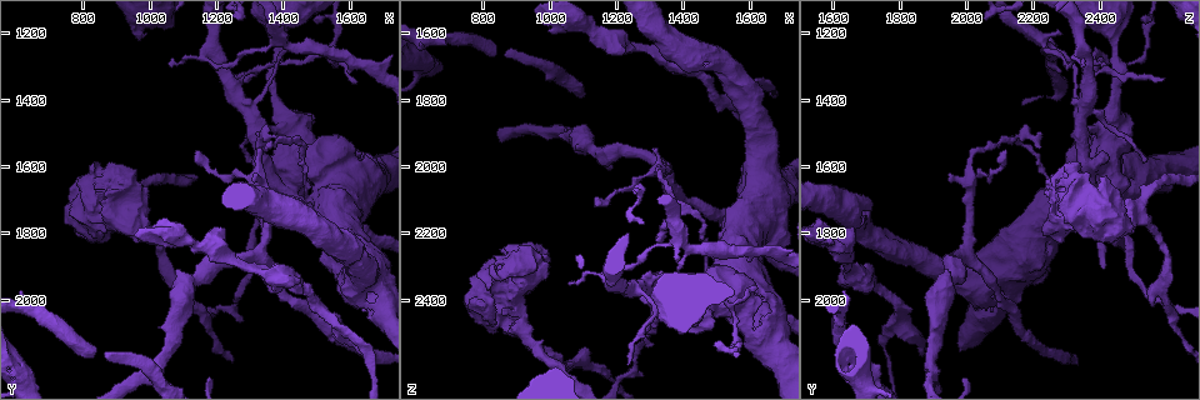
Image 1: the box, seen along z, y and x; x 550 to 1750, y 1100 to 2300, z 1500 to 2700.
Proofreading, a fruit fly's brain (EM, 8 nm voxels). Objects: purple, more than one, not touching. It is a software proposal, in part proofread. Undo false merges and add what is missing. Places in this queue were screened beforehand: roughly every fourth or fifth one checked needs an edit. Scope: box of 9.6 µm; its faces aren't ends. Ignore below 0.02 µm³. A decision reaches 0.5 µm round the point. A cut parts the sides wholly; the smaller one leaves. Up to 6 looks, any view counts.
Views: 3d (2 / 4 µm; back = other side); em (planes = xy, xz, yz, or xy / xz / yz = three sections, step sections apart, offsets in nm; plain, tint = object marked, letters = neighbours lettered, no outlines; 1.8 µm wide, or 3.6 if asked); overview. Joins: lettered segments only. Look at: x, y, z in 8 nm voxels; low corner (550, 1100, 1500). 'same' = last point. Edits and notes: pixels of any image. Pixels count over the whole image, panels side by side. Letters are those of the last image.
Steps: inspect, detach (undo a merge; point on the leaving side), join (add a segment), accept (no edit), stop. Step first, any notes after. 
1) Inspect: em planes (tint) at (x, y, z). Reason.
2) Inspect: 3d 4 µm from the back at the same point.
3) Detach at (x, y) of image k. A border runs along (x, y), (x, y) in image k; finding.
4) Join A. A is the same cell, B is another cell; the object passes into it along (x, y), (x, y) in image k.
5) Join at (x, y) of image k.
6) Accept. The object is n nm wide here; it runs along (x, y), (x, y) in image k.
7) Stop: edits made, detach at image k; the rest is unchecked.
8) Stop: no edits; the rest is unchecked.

Inspect: em planes (letters) at (1250, 1880, 1650). Sudden change in width.

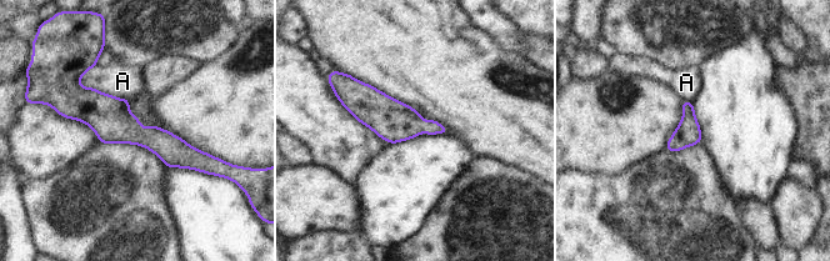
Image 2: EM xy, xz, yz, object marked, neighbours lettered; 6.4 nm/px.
Accept. A is another cell; continuous, no second neuron.

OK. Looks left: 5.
Inspect: 3d 2 µm at (840, 2150, 1650). Stops while still wide.

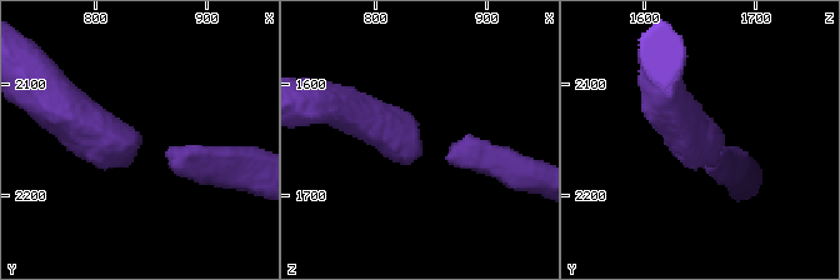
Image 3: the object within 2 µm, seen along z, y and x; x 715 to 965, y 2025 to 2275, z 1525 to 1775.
Inspect: em planes (tint) at (840, 2146, 1660).

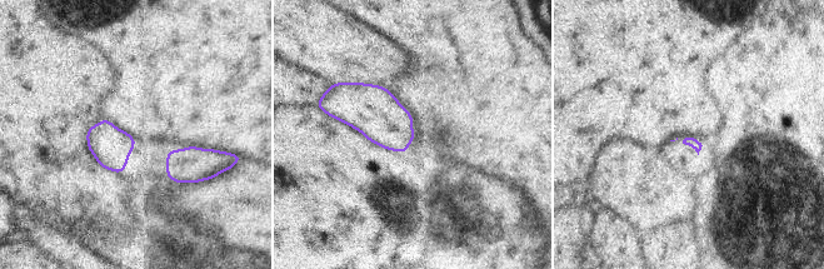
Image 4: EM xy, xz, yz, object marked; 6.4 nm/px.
Inspect: em planes (letters) at the same point. What lies round it.

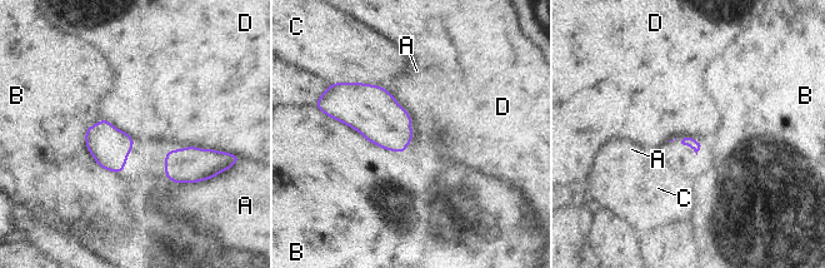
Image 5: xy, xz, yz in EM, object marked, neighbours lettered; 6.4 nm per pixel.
Accept. A, B, C and D are other cells; a border runs along (381, 85), (411, 117) in image 5; none of them fits.

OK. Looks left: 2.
Inspect: em planes (tint) at (1000, 2220, 1890). Thick turns thin.

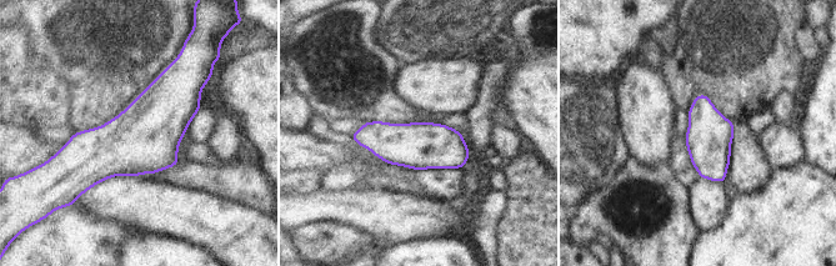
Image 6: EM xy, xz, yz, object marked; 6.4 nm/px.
Inspect: em planes (letters) at the same point.

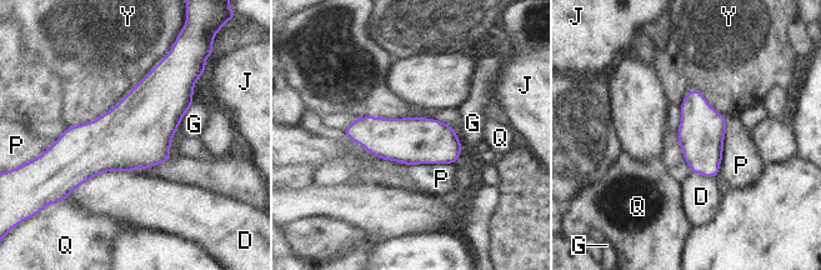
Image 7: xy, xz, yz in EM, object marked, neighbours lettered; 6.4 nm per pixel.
Accept. D, G, J, P, Q and Y are other cells; a border runs along (169, 53), (119, 103), (98, 118) in image 7; all the same neuron.

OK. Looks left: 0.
Stop: no edits; the rest is unchecked.

